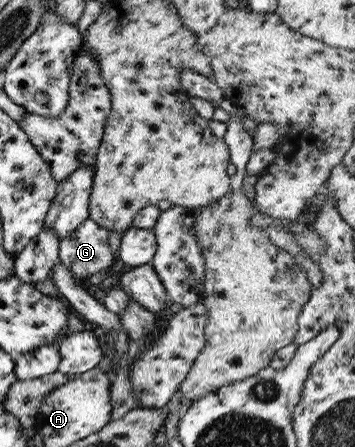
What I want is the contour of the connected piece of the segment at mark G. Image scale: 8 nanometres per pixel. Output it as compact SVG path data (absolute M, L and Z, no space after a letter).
M87 218L69 235L59 240L59 261L74 279L89 277L112 266L112 252L107 239L108 230Z

